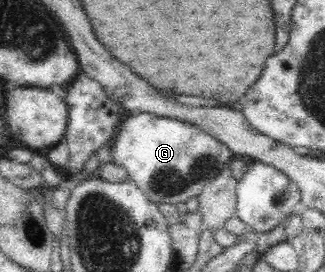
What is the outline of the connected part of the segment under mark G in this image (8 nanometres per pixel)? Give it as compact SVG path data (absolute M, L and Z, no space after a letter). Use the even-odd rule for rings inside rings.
M130 112L118 124L118 133L109 143L112 162L126 169L130 180L150 202L183 205L222 170L235 154L222 142L197 126L175 118Z

